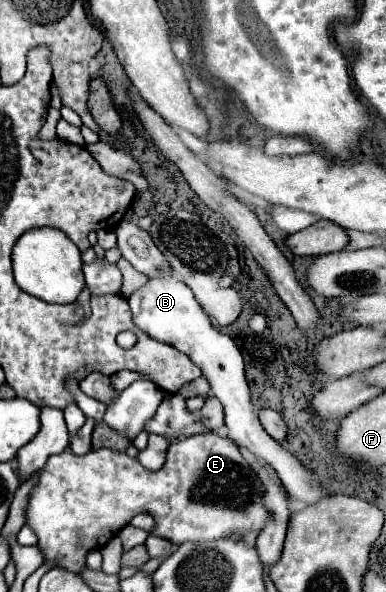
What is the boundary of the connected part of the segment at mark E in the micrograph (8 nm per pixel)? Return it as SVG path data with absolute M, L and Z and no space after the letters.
M202 434L172 442L166 464L158 472L142 468L142 464L126 452L108 448L92 448L84 456L76 456L68 450L50 456L36 488L30 494L26 522L34 528L38 548L48 562L62 570L80 574L86 568L86 556L108 544L136 514L150 514L156 520L154 534L180 546L188 540L218 540L246 530L260 532L268 512L262 506L262 484L248 462L240 456L238 446L218 434Z

